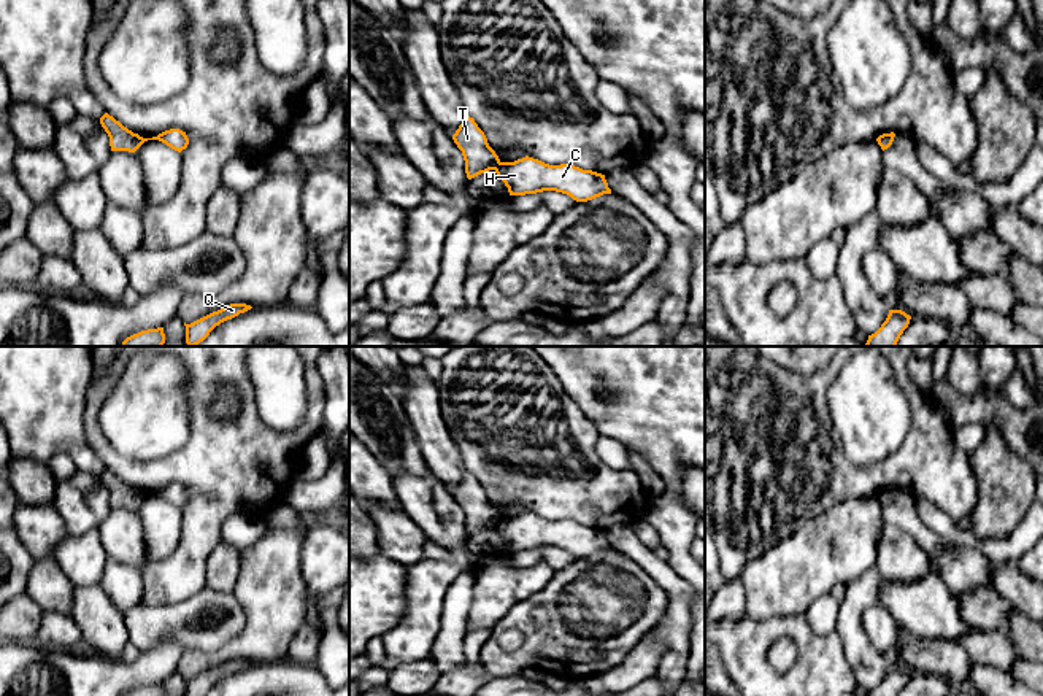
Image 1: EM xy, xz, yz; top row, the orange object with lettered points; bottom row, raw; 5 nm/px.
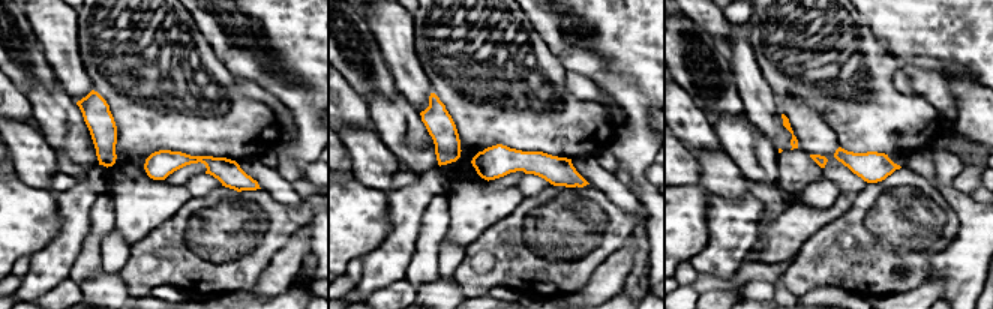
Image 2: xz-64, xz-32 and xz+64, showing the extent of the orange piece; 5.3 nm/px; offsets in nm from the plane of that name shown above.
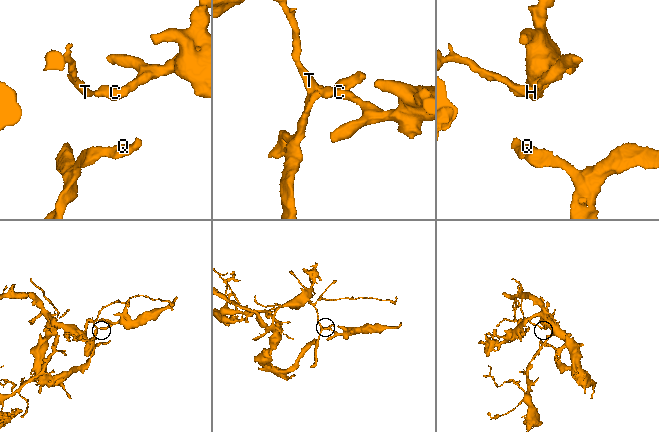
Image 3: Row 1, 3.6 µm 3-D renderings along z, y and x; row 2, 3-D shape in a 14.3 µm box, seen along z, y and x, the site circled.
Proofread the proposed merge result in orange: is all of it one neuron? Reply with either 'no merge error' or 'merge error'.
merge error

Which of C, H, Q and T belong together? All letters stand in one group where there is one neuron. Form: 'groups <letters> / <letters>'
groups C H / Q T

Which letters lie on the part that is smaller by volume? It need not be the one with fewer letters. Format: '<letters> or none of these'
C, H

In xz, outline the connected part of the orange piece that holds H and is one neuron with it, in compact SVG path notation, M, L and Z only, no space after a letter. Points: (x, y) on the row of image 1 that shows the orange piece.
M529 156L514 162L500 162L495 173L508 188L510 195L556 191L576 202L587 202L611 194L602 173L570 164L549 165Z

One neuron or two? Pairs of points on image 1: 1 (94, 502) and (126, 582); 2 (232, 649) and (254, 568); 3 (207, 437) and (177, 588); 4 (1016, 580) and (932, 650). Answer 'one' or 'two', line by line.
1: one
2: one
3: one
4: one

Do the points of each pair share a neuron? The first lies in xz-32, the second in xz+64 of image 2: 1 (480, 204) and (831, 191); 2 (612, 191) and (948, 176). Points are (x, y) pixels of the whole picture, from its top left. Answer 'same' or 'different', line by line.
1: different
2: different

